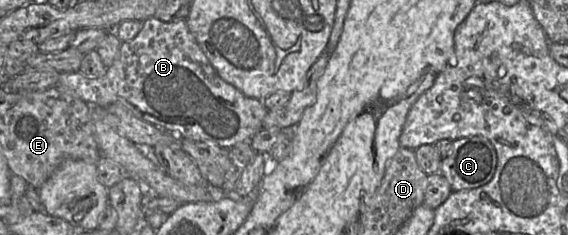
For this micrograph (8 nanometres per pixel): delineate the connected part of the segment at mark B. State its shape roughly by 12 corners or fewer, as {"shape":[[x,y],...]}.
{"shape":[[146,19],[103,77],[60,73],[119,103],[226,149],[263,129],[263,100],[218,75],[187,20]]}

